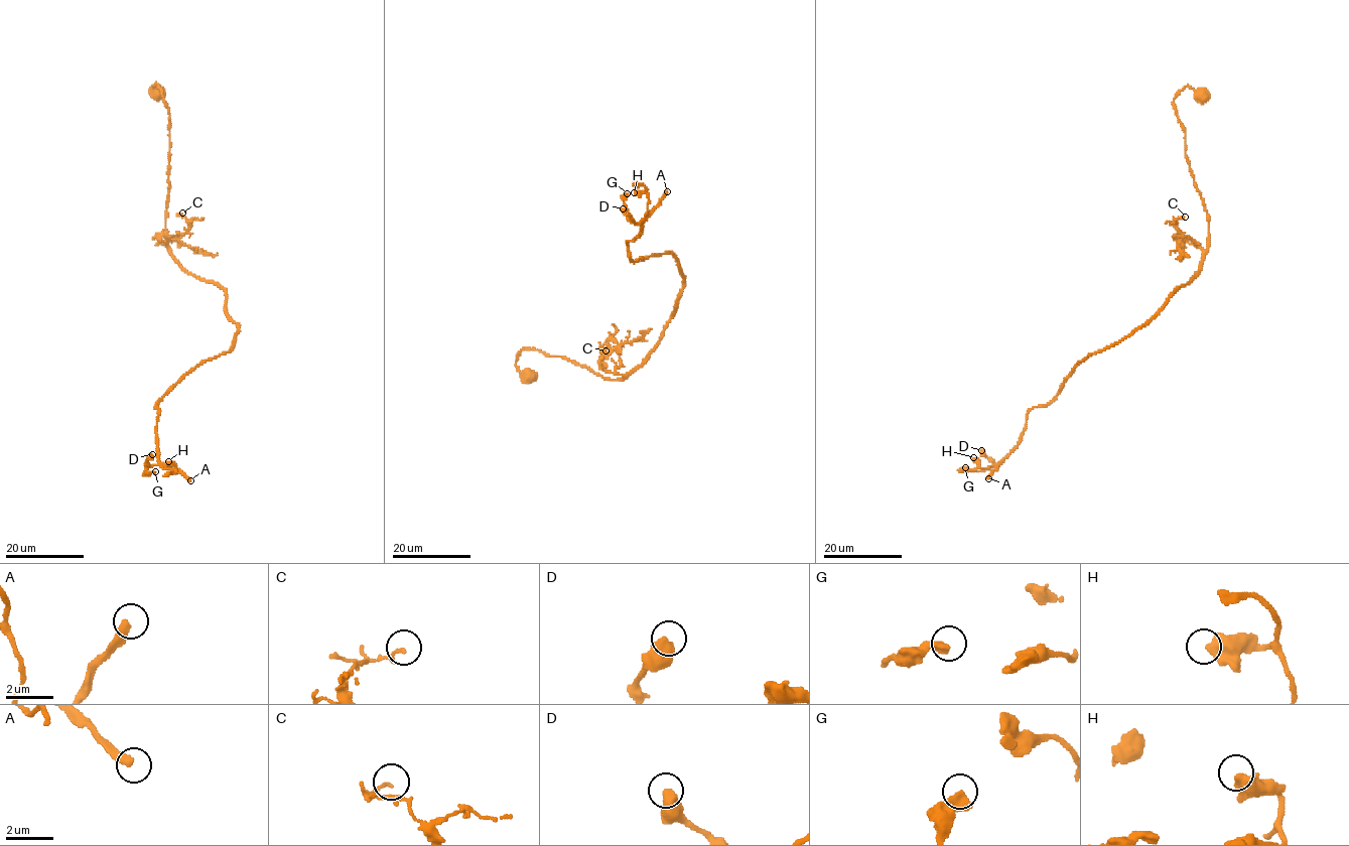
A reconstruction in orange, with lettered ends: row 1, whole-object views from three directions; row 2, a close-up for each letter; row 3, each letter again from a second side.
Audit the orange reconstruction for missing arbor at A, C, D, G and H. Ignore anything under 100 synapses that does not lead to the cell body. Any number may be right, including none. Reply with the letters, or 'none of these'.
A

